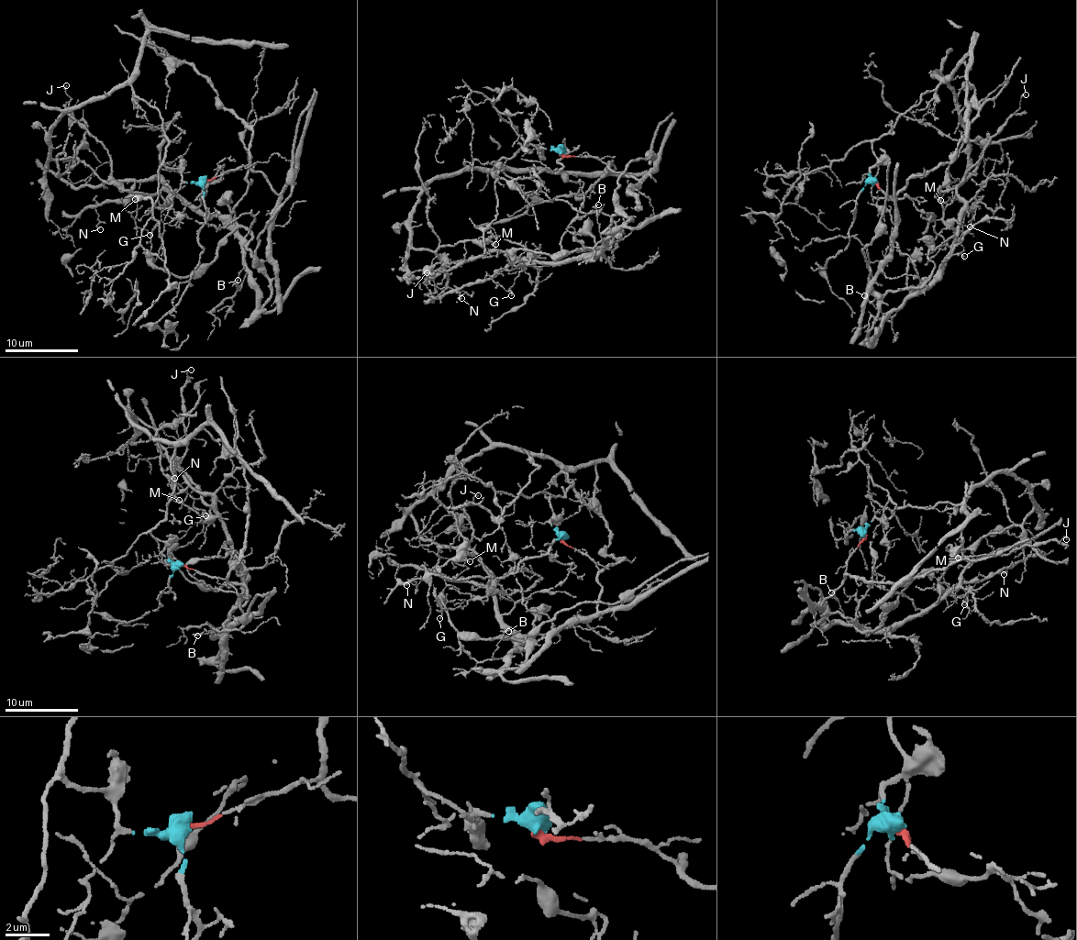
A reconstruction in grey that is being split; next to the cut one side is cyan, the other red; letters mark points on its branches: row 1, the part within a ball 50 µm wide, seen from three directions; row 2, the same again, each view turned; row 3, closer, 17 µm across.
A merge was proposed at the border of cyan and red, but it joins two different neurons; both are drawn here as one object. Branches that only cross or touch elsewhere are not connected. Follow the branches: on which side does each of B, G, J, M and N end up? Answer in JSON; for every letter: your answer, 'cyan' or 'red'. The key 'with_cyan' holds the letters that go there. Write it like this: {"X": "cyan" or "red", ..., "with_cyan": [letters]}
{"B": "red", "G": "red", "J": "red", "M": "red", "N": "red", "with_cyan": []}

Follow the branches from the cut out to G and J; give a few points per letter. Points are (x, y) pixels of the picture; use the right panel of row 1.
G: (874, 183), (896, 216), (891, 244), (881, 232), (861, 249), (874, 292), (933, 279), (963, 210), (965, 257)
J: (874, 183), (896, 216), (891, 244), (861, 249), (869, 286), (920, 287), (950, 248), (958, 183), (1025, 94)

